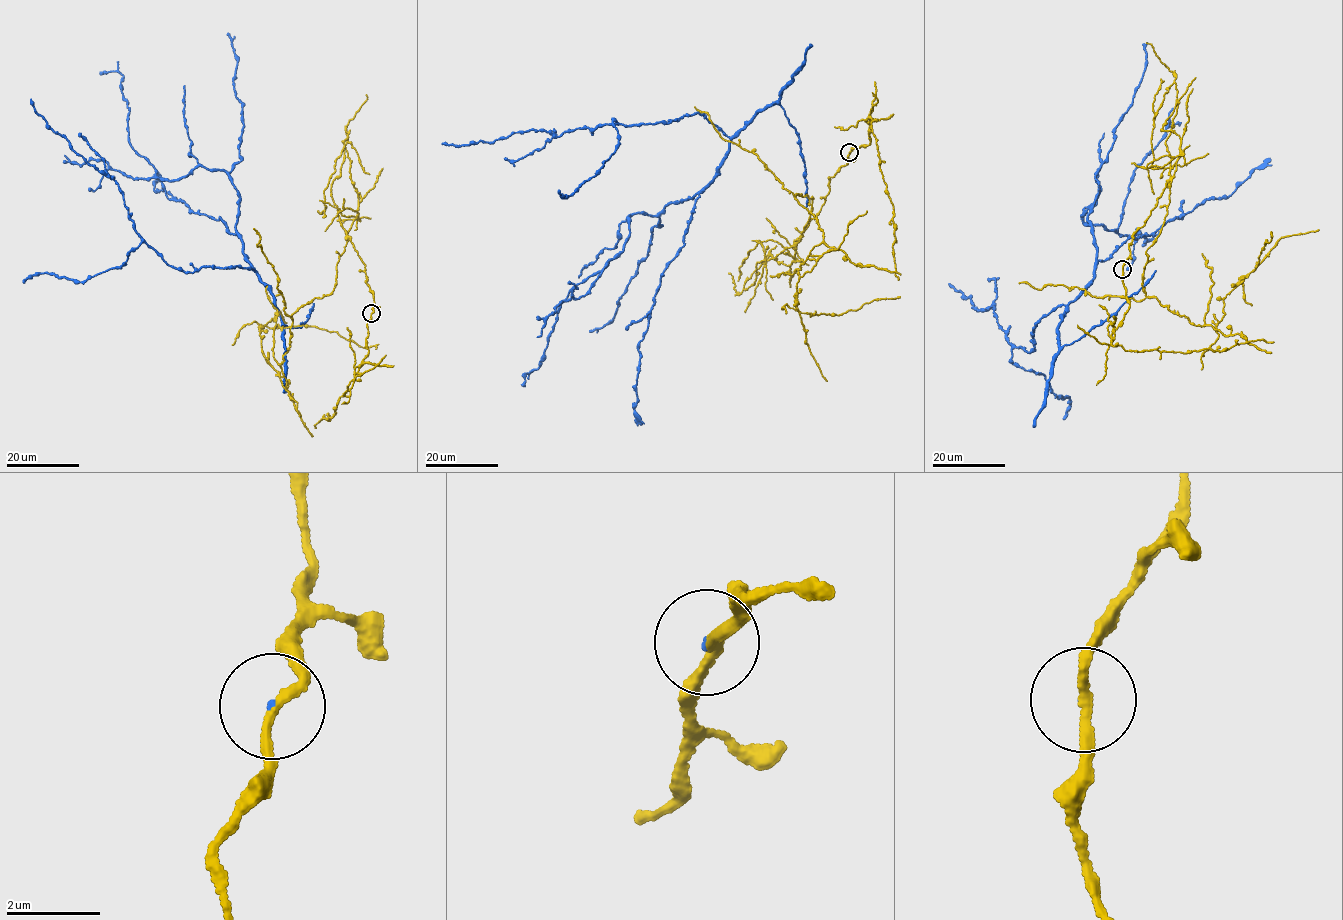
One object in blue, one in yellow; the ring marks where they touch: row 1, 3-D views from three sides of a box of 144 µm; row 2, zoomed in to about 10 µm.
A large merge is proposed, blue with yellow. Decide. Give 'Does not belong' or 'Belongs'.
Does not belong

